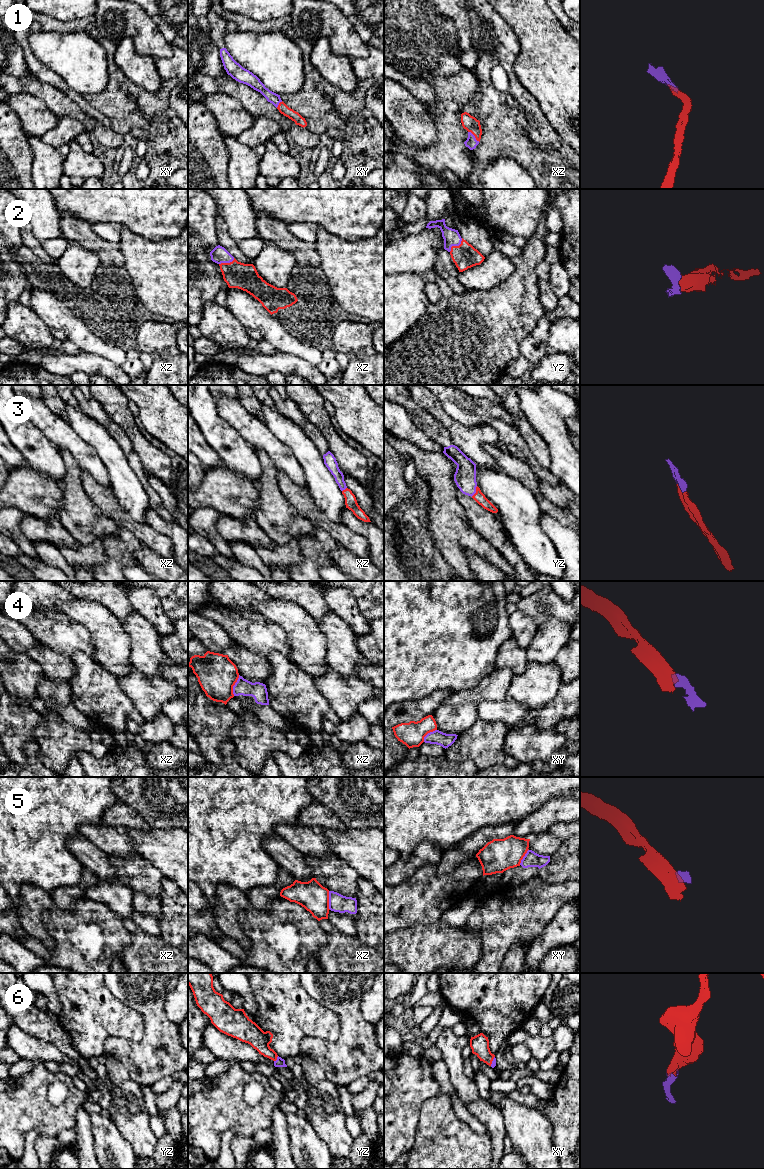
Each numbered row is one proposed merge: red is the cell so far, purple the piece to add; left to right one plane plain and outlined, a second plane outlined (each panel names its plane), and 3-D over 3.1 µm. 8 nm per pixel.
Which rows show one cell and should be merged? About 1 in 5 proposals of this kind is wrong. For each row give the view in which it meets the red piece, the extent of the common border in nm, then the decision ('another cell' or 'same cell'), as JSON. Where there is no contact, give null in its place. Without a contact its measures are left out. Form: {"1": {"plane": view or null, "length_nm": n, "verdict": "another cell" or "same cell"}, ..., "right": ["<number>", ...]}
{"1": {"plane": "xz", "length_nm": 130, "verdict": "same cell"}, "2": {"plane": "yz", "length_nm": 160, "verdict": "same cell"}, "3": {"plane": "yz", "length_nm": 100, "verdict": "same cell"}, "4": {"plane": "xz", "length_nm": 180, "verdict": "another cell"}, "5": {"plane": "xz", "length_nm": 150, "verdict": "another cell"}, "6": {"plane": "yz", "length_nm": 60, "verdict": "same cell"}, "right": ["1", "2", "3", "6"]}

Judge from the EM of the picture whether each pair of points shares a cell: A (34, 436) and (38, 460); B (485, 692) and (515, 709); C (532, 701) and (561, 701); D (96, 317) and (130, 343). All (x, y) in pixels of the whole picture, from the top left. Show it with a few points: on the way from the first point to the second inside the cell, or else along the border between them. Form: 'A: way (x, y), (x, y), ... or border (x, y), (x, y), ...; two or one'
A: way (34, 442), (38, 448), (38, 454); one
B: border (504, 698), (498, 701), (481, 701), (477, 704); two
C: border (562, 682), (555, 697), (535, 718); two
D: way (104, 317), (122, 335); one

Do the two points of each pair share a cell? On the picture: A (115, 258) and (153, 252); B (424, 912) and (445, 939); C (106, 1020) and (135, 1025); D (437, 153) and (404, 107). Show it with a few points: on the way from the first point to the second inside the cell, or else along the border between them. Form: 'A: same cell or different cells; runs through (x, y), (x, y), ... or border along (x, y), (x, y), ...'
A: different cells; border along (118, 244), (125, 266)
B: different cells; border along (438, 920), (430, 924), (414, 924), (409, 927)
C: same cell; runs through (113, 1020), (128, 1023)
D: different cells; border along (434, 121), (436, 140), (426, 147), (414, 149)

